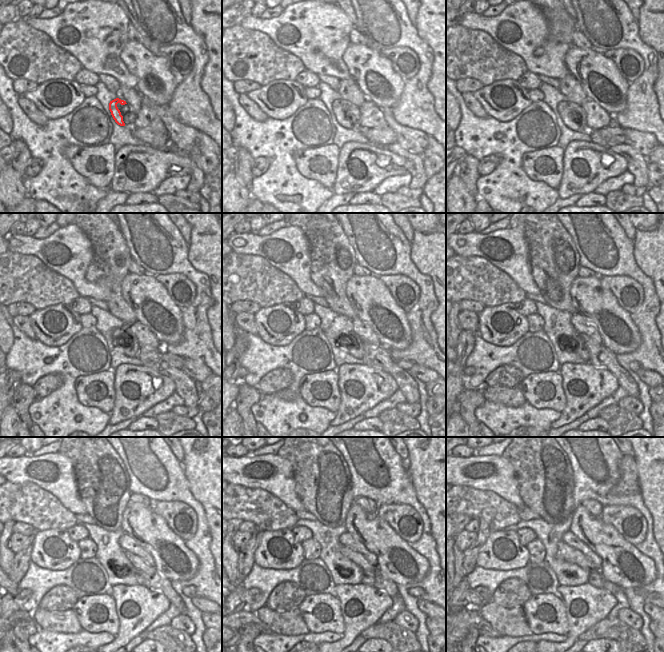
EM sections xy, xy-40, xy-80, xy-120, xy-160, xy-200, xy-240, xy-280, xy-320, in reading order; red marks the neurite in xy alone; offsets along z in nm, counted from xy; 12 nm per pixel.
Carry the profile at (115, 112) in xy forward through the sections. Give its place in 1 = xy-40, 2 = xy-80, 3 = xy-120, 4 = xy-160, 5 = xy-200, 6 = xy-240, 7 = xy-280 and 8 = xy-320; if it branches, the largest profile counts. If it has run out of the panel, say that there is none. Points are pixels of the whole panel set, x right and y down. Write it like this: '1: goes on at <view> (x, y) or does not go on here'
1: goes on at xy-40 (337, 106)
2: goes on at xy-80 (564, 110)
3: goes on at xy-120 (133, 352)
4: goes on at xy-160 (358, 352)
5: goes on at xy-200 (582, 351)
6: goes on at xy-240 (141, 578)
7: goes on at xy-280 (368, 578)
8: goes on at xy-320 (595, 578)

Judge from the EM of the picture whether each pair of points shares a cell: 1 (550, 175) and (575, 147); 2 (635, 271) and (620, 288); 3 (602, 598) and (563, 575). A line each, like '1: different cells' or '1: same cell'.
1: different cells
2: different cells
3: different cells

